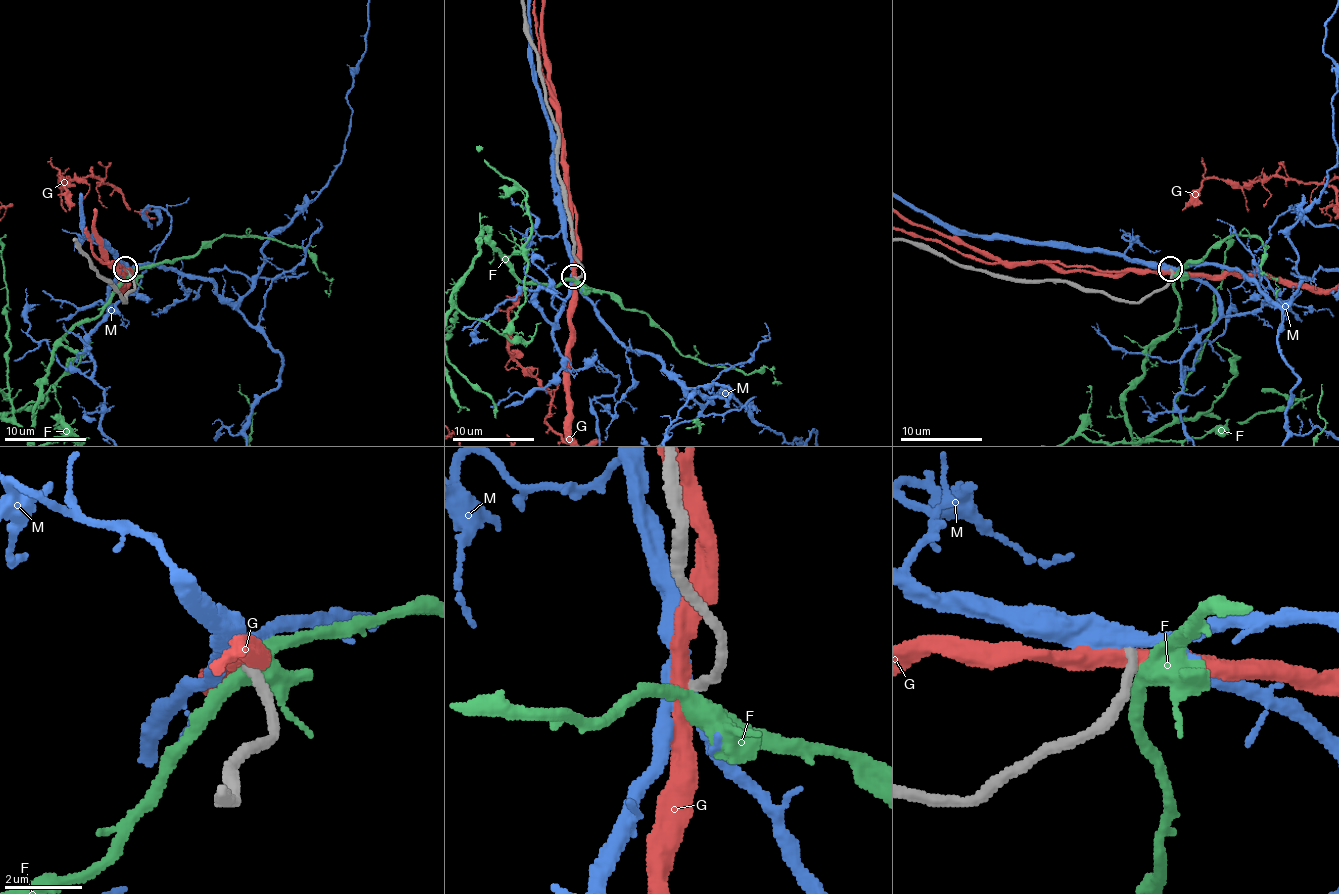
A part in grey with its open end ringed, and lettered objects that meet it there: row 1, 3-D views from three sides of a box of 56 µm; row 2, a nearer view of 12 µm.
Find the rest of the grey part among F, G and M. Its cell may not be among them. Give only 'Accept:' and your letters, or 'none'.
Accept: none

